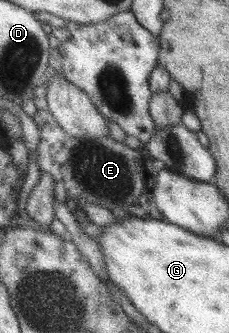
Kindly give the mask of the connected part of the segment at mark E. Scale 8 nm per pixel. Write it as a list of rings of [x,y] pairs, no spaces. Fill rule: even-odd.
[[[44,79],[44,82],[33,91],[32,97],[36,107],[32,119],[39,131],[39,143],[35,153],[40,171],[49,173],[55,182],[60,181],[66,195],[77,203],[82,203],[82,201],[86,201],[88,204],[96,203],[108,210],[118,206],[128,210],[131,216],[164,221],[164,217],[155,207],[154,197],[152,197],[154,180],[152,173],[148,173],[144,166],[149,158],[143,149],[131,149],[124,143],[116,145],[115,149],[110,149],[92,141],[83,141],[83,139],[66,134],[48,111],[46,87]]]

